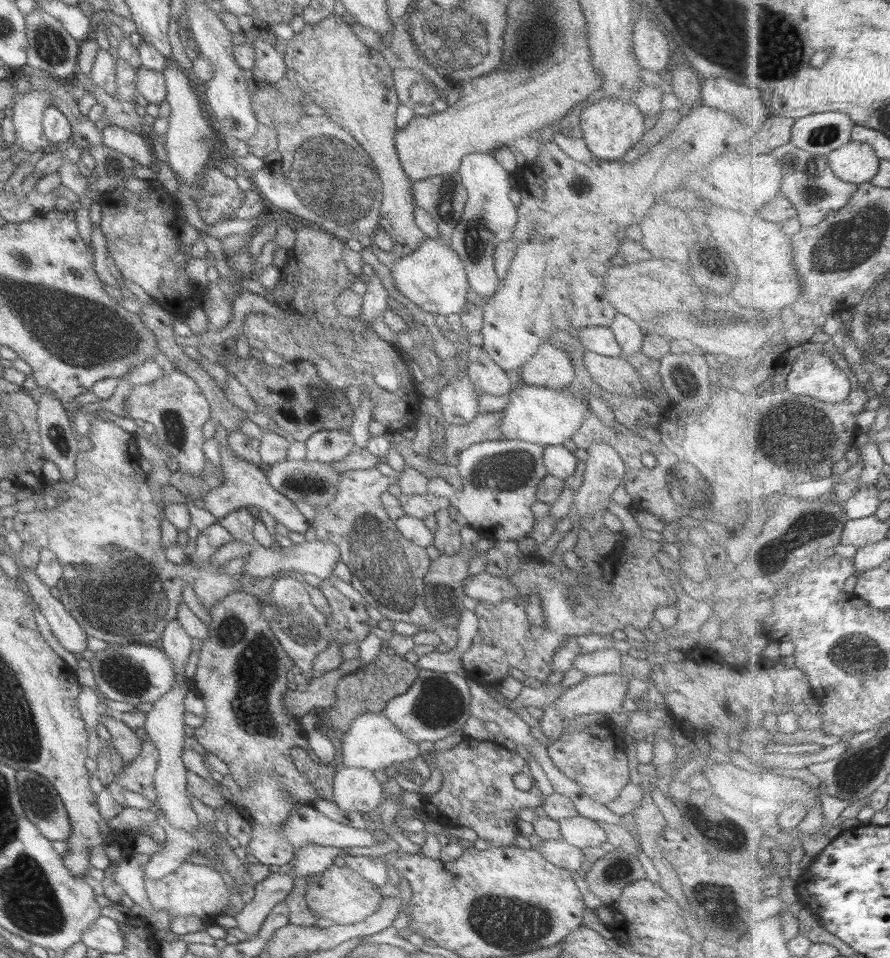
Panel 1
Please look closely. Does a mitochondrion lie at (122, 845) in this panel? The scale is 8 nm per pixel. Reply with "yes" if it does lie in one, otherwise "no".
no

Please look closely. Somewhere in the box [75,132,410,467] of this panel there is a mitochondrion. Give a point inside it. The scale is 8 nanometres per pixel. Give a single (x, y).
(331, 177)

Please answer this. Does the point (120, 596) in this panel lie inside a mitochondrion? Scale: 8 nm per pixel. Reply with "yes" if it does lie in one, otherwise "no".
yes

